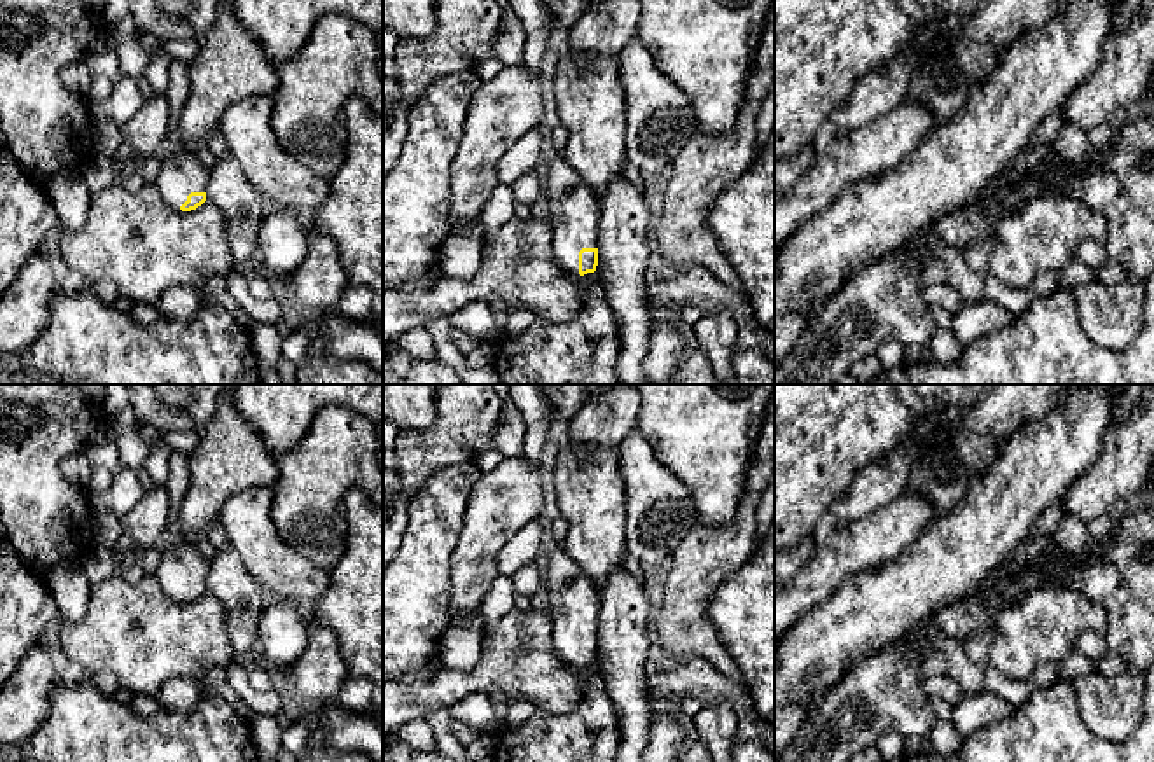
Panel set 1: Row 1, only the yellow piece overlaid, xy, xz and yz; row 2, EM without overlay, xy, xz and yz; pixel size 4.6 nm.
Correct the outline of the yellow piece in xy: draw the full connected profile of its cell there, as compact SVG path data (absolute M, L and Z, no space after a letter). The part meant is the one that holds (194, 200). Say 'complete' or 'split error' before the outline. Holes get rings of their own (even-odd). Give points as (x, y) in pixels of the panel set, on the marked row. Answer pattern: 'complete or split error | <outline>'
split error | M182 149L161 163L156 187L168 206L191 211L206 201L208 182L210 170L194 152Z

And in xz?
split error | M561 154L549 164L542 196L549 206L553 257L582 285L584 299L563 323L535 318L526 330L498 337L493 369L502 384L622 384L615 372L619 327L594 273L598 197Z

